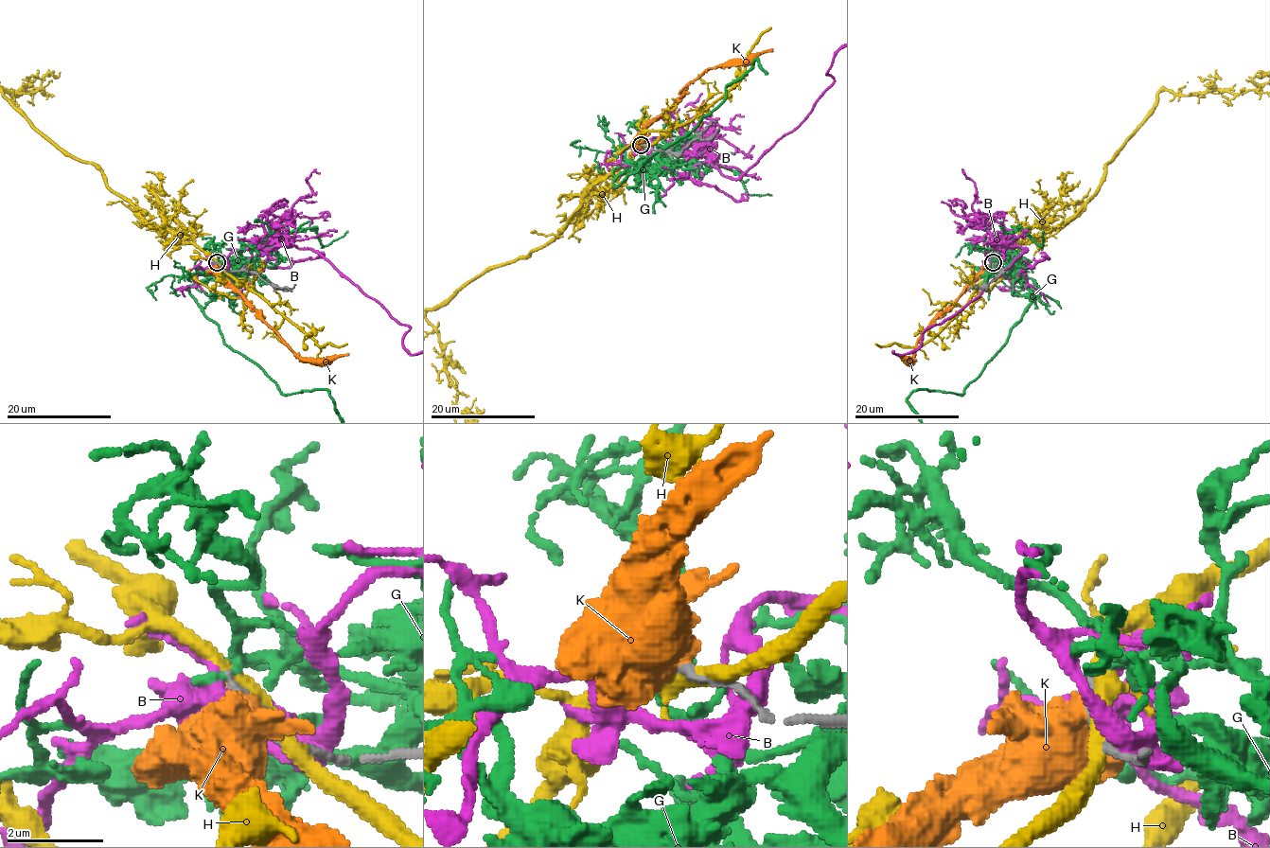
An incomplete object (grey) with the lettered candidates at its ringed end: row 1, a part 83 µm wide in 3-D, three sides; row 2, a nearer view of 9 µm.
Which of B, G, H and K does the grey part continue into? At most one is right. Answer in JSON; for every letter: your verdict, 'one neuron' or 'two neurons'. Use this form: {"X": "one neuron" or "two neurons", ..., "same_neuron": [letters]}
{"B": "two neurons", "G": "two neurons", "H": "two neurons", "K": "two neurons", "same_neuron": []}

